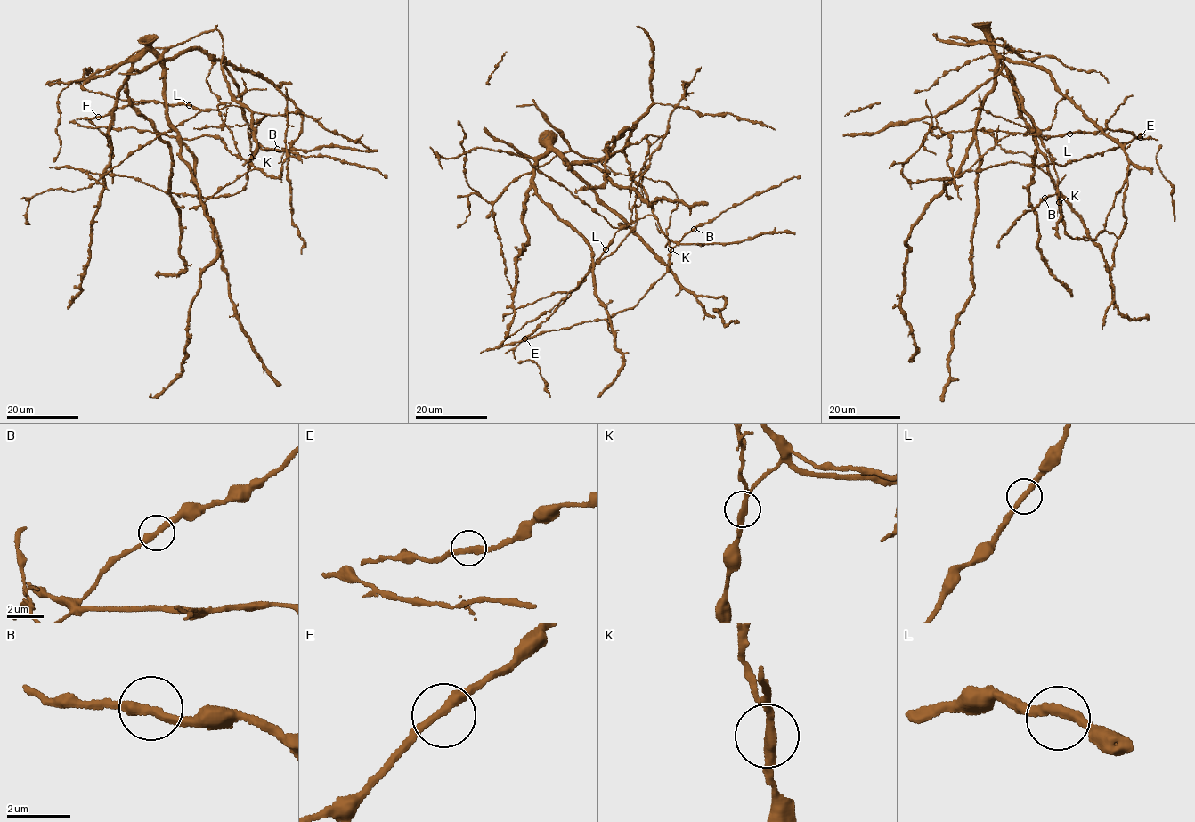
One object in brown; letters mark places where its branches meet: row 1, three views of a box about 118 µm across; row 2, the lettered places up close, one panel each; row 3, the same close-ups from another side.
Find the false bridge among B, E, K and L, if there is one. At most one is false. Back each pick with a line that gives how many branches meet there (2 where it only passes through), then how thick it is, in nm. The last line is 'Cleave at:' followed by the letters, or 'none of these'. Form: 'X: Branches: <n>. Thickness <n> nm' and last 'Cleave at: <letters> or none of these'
K: Branches: 2. Thickness 300 nm
Cleave at: K

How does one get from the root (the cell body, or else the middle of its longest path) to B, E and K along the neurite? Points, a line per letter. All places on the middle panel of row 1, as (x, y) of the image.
B: (674, 191), (678, 204), (670, 214), (666, 229), (670, 245), (676, 246), (694, 229)
E: (674, 191), (678, 204), (666, 229), (670, 245), (676, 246), (652, 215), (622, 225), (586, 279), (524, 338)
K: (674, 191), (678, 204), (670, 214), (666, 229), (670, 250)

